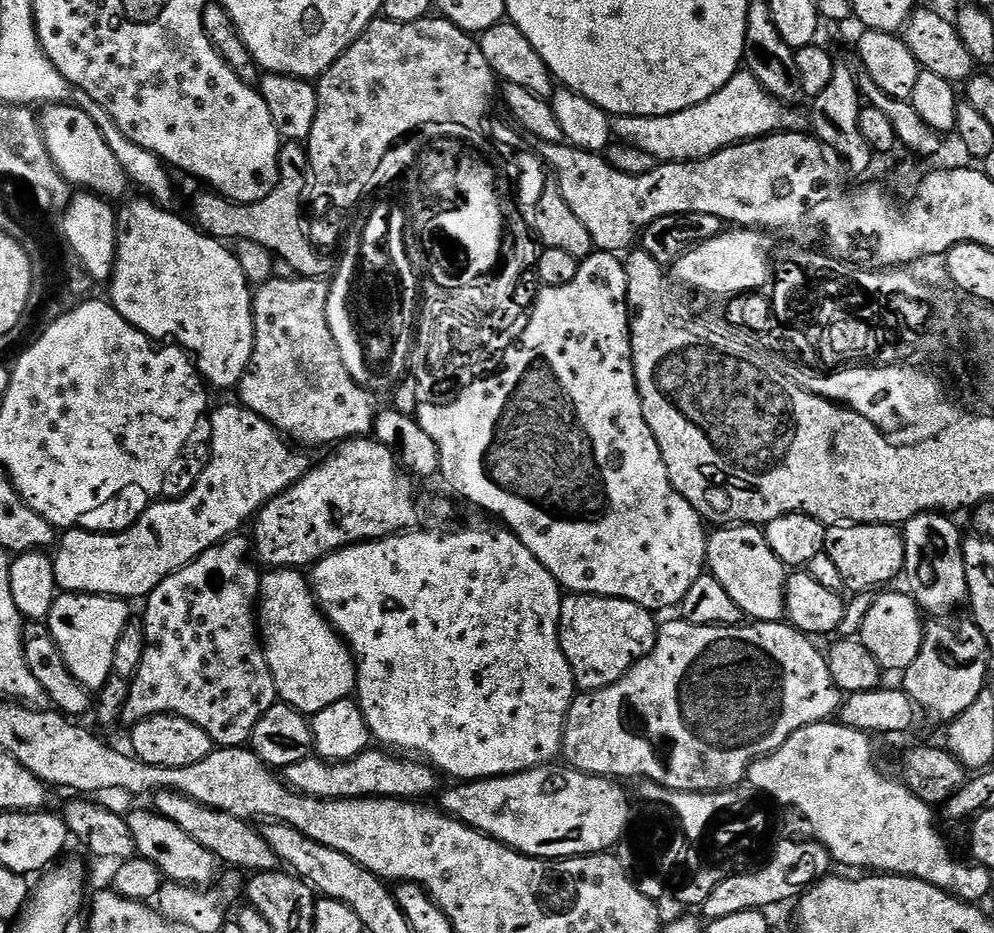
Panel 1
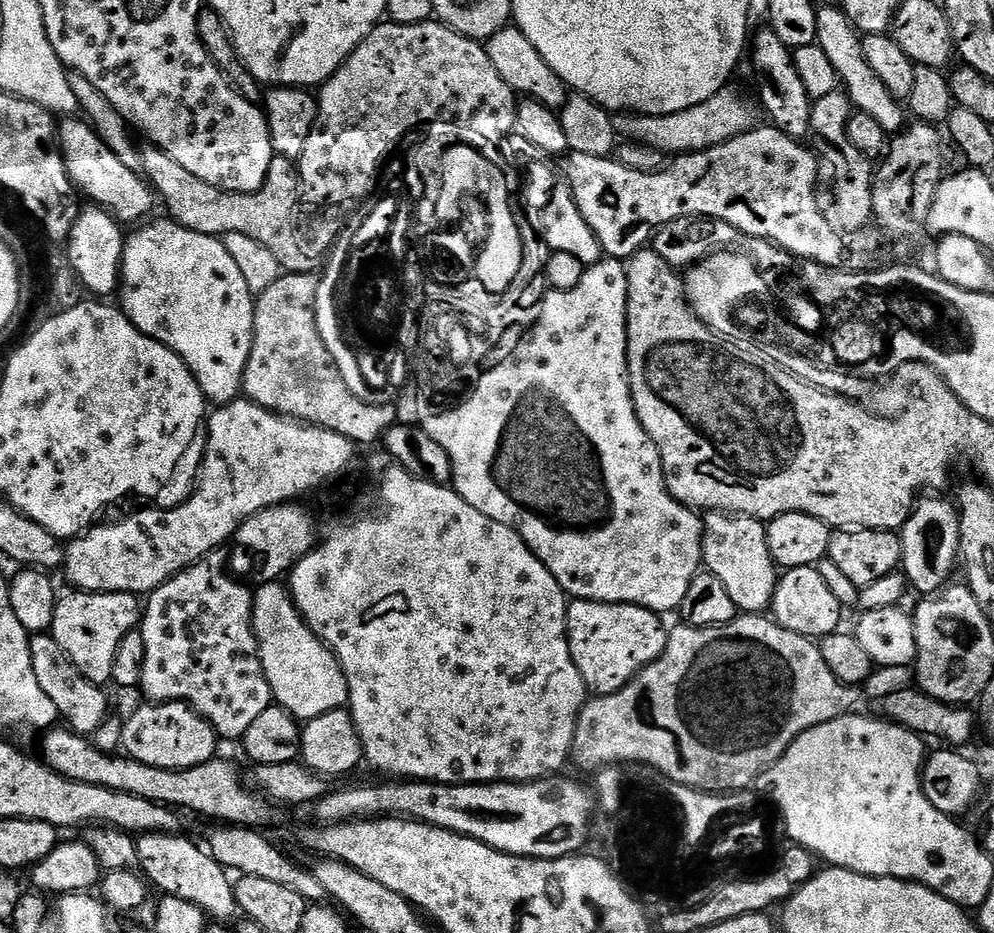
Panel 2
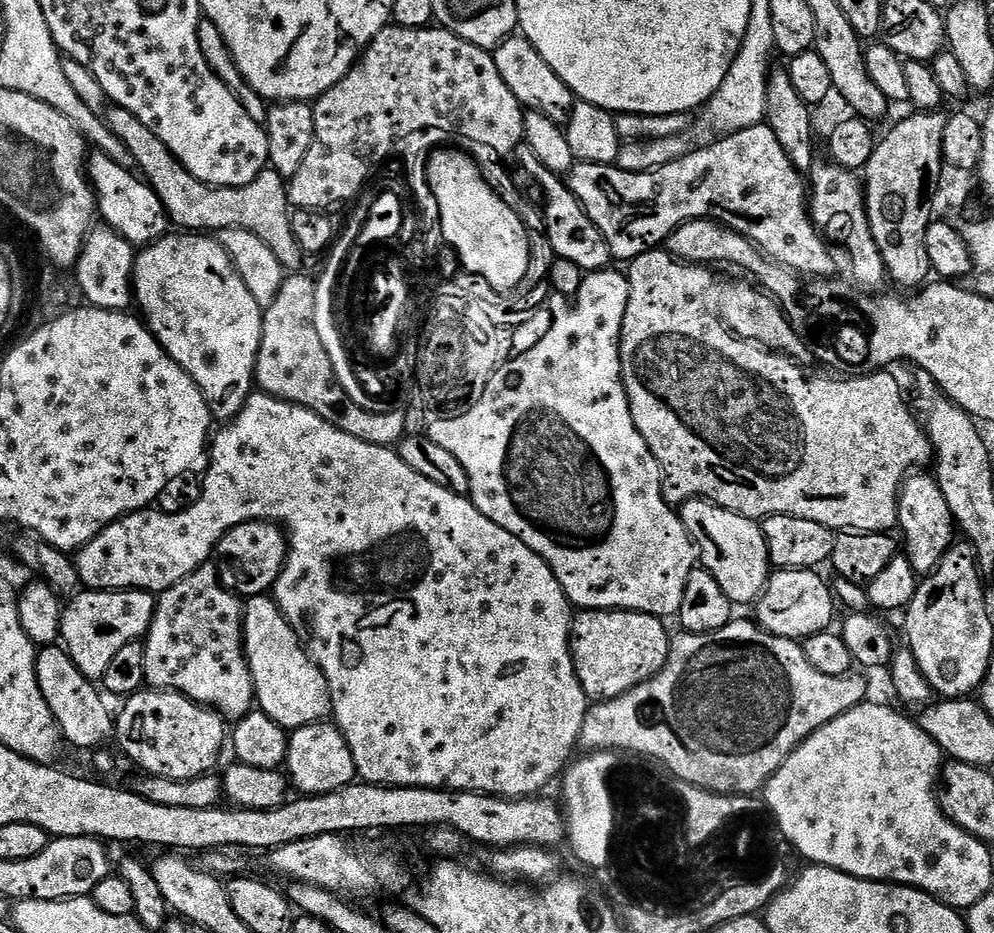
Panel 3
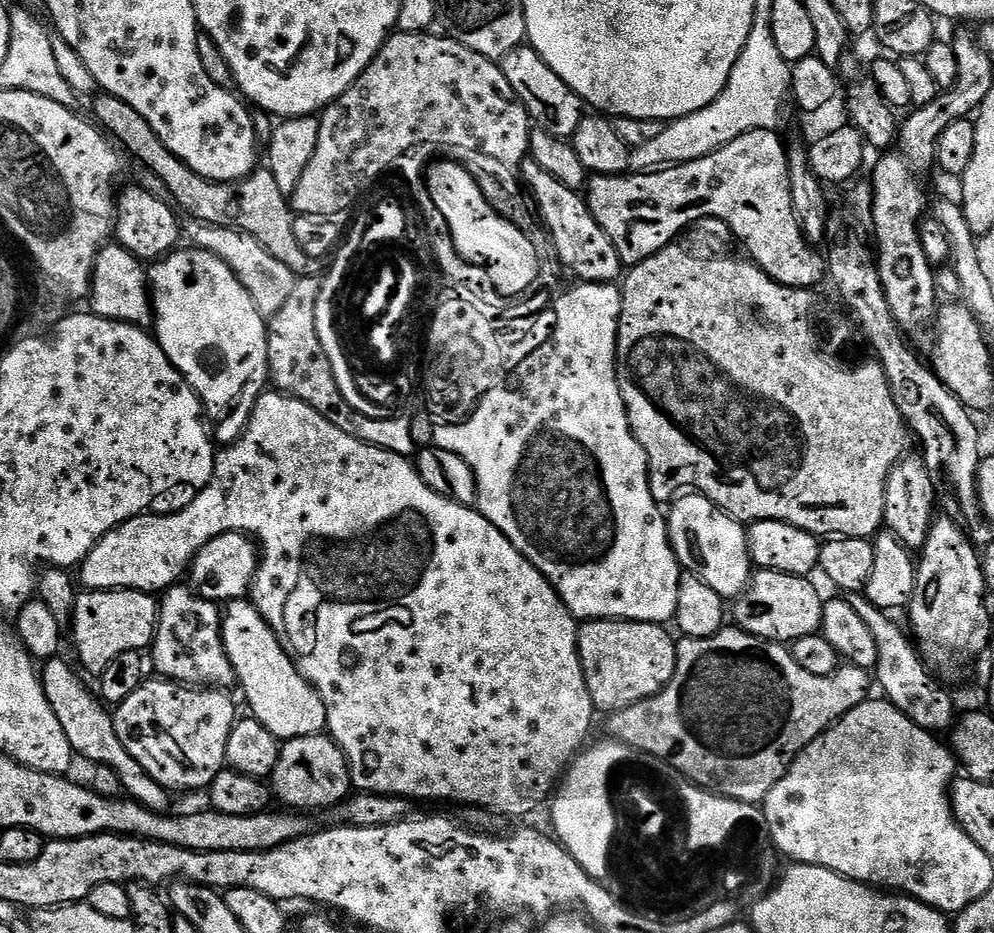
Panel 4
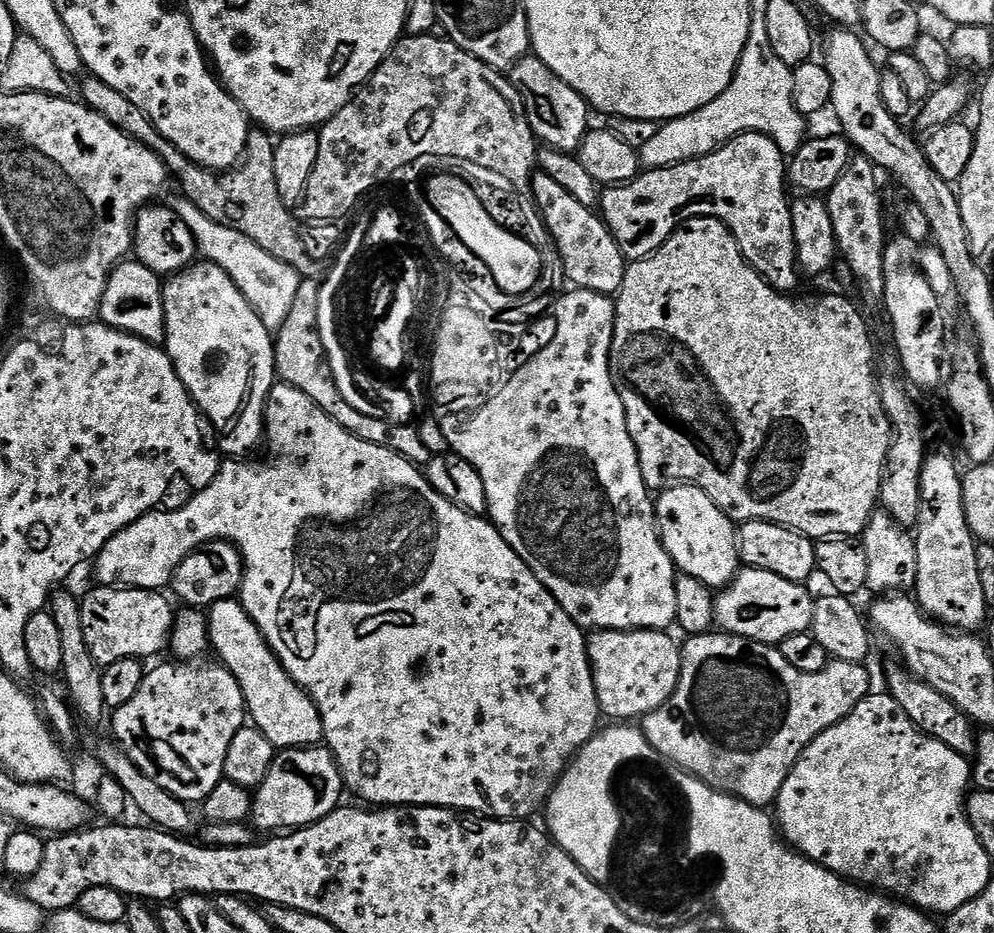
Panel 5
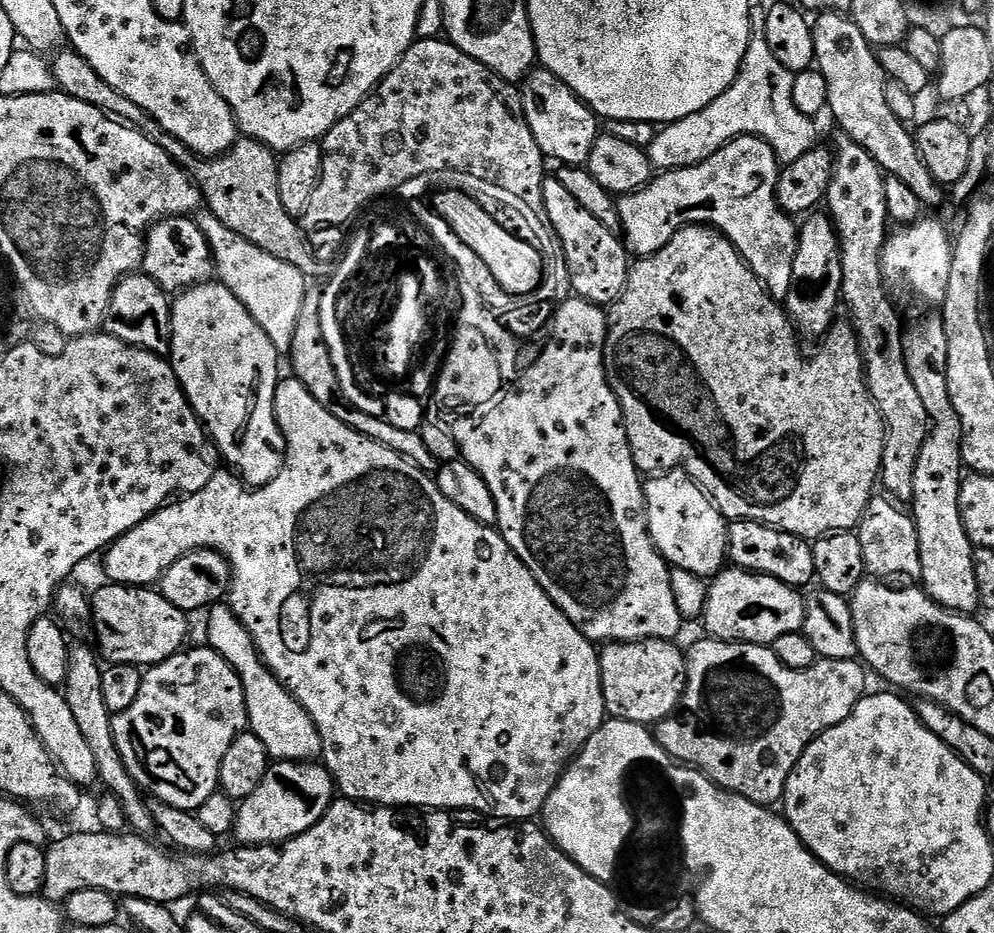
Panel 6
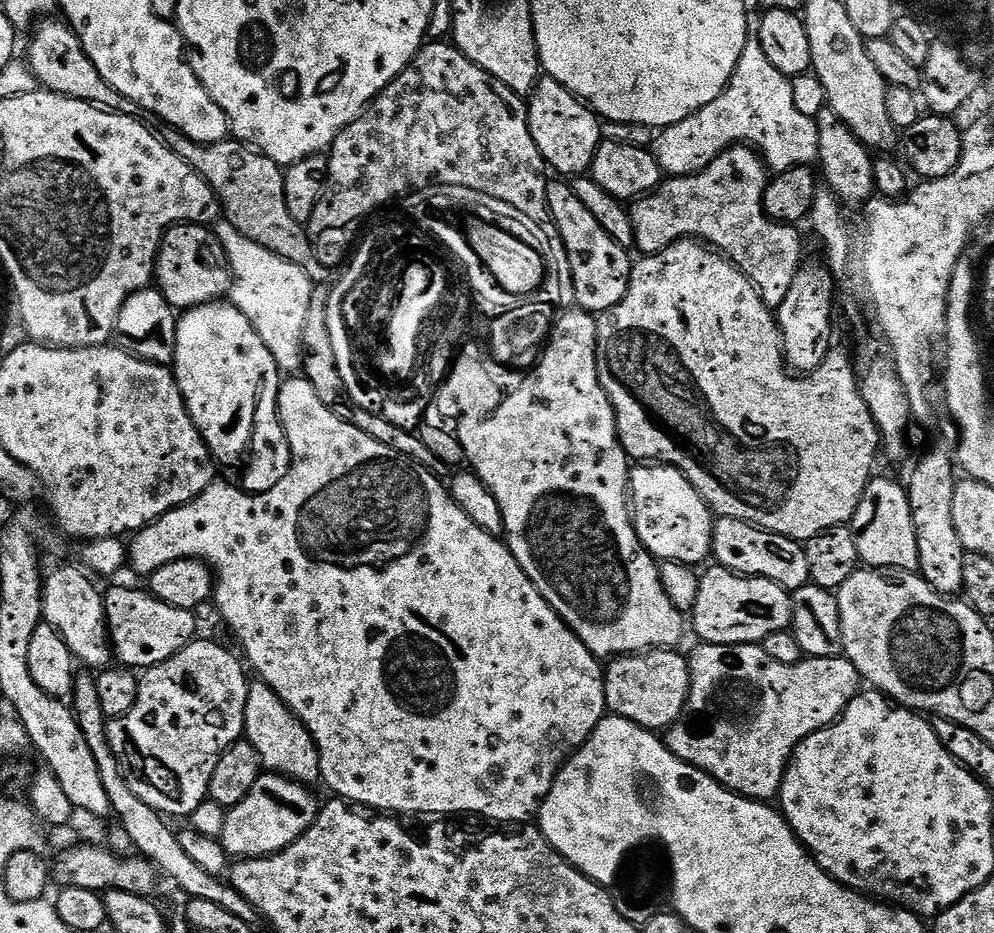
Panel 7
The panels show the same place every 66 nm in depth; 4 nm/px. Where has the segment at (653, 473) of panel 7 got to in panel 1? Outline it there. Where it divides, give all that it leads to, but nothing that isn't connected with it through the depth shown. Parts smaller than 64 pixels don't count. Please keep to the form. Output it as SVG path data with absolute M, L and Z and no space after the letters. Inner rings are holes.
M750 524L720 526L715 531L708 537L707 571L726 586L726 594L738 602L745 617L756 622L783 621L786 565L770 550L763 531Z

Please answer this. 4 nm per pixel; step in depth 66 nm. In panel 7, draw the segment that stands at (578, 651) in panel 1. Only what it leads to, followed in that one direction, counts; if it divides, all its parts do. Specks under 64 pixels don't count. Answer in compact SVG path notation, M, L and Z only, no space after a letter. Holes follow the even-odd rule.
M654 648L646 652L633 652L631 656L617 656L607 661L604 668L604 703L613 716L621 716L649 730L667 730L680 719L688 705L690 690L689 657L680 650Z

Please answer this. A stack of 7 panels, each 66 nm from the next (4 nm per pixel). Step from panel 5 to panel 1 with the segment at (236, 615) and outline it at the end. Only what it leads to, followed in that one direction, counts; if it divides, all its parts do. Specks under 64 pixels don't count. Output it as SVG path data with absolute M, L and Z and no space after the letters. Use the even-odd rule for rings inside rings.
M265 571L260 578L258 612L262 617L264 657L276 683L276 695L283 703L302 713L315 714L355 693L356 662L352 650L320 611L303 571Z

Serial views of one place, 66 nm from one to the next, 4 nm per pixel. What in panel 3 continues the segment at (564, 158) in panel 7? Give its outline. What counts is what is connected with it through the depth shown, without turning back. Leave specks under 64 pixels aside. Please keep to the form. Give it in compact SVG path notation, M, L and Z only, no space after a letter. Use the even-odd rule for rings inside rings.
M513 34L498 45L494 55L498 74L502 74L502 82L506 82L510 90L514 90L514 98L518 98L520 105L529 112L537 112L545 118L550 118L550 122L561 126L567 125L568 115L572 113L574 103L570 86L566 86L566 82L562 82L562 78L554 74L546 58L542 58L542 54L534 50L534 46L528 39L522 34Z

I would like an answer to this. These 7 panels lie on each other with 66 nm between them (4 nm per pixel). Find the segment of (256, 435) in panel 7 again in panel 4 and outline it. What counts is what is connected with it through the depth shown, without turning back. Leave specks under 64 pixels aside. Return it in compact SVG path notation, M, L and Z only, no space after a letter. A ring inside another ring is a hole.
M177 247L155 261L147 273L155 338L166 358L170 358L173 366L184 375L185 382L196 391L196 397L203 404L207 419L214 429L215 439L224 446L232 444L244 432L260 393L265 391L270 380L266 318L258 306L254 306L254 298L250 298L246 286L238 282L234 270L230 270L222 258L201 248Z

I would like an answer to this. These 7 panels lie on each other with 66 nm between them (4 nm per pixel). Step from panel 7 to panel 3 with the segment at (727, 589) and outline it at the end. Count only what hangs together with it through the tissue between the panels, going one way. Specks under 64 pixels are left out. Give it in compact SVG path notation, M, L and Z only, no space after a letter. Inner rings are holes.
M786 568L776 570L768 577L768 584L760 593L760 599L755 601L755 623L764 631L778 638L790 638L803 642L808 637L827 632L832 625L832 604L834 593L829 581L820 577L821 573L806 568Z

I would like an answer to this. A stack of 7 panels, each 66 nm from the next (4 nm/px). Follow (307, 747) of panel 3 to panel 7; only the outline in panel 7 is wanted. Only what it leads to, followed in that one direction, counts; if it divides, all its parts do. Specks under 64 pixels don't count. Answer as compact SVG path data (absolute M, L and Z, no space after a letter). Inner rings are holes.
M261 774L254 782L254 790L238 802L238 806L227 809L228 817L220 844L232 858L272 856L290 846L316 820L321 801L312 797L313 789L279 774Z

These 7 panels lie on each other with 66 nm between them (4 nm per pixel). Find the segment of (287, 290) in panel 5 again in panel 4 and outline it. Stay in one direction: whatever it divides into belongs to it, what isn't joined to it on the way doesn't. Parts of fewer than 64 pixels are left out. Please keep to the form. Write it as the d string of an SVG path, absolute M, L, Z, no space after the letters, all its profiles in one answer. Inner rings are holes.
M191 218L183 221L182 232L189 245L222 258L222 262L226 262L226 266L234 270L238 282L246 286L250 298L254 298L254 306L258 306L265 318L270 318L278 314L278 310L282 310L282 302L286 302L290 290L294 290L294 282L298 277L292 273L290 266L282 266L282 262L278 262L278 258L274 258L274 254L267 252L250 234L239 232L237 228L203 224L201 220Z

